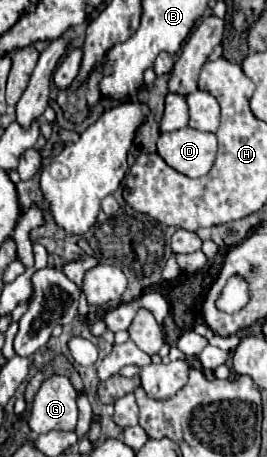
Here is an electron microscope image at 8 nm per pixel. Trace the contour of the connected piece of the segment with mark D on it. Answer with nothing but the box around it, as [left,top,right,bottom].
[158,128,216,178]

